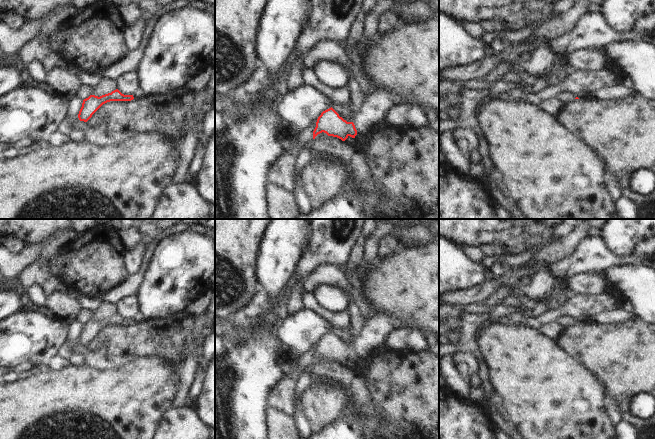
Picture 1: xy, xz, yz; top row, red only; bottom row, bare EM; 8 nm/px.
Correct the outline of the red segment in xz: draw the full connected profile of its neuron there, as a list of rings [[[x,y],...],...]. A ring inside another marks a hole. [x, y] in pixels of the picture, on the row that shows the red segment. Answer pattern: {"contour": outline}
{"contour": [[[376,90],[365,96],[365,100],[352,122],[347,122],[331,107],[321,113],[313,131],[313,139],[324,132],[345,141],[349,136],[360,142],[369,128],[384,120],[389,109],[401,104],[415,104],[416,101],[401,97],[389,90]]]}

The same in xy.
{"contour": [[[139,87],[131,95],[124,95],[118,89],[100,97],[90,95],[88,98],[83,100],[78,118],[80,121],[87,122],[92,117],[92,115],[107,102],[131,101],[133,99],[139,99],[142,97],[144,97],[144,93],[139,89]]]}

